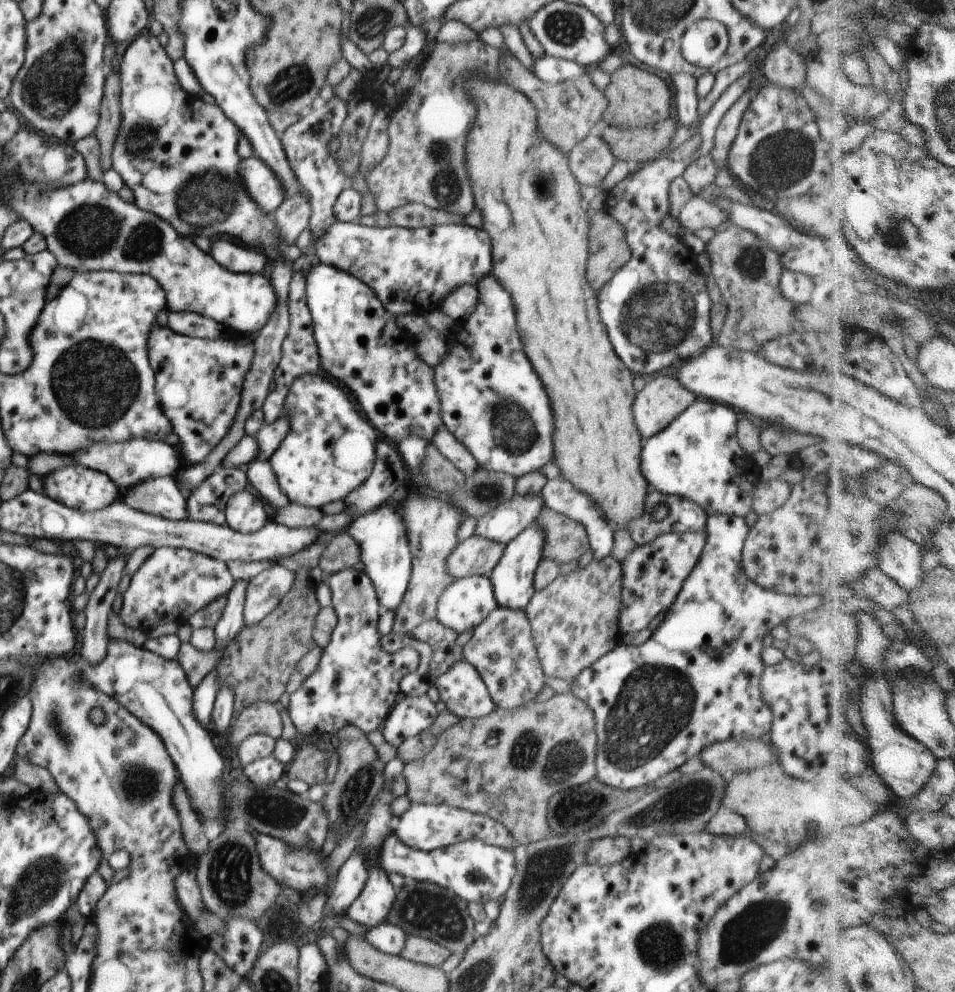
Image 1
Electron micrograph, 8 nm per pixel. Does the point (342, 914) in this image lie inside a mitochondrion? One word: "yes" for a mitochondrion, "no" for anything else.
no

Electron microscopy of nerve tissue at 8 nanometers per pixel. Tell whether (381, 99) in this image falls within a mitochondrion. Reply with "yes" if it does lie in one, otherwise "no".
no

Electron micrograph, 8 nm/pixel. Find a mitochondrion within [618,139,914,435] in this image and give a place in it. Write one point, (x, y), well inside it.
(891, 232)

